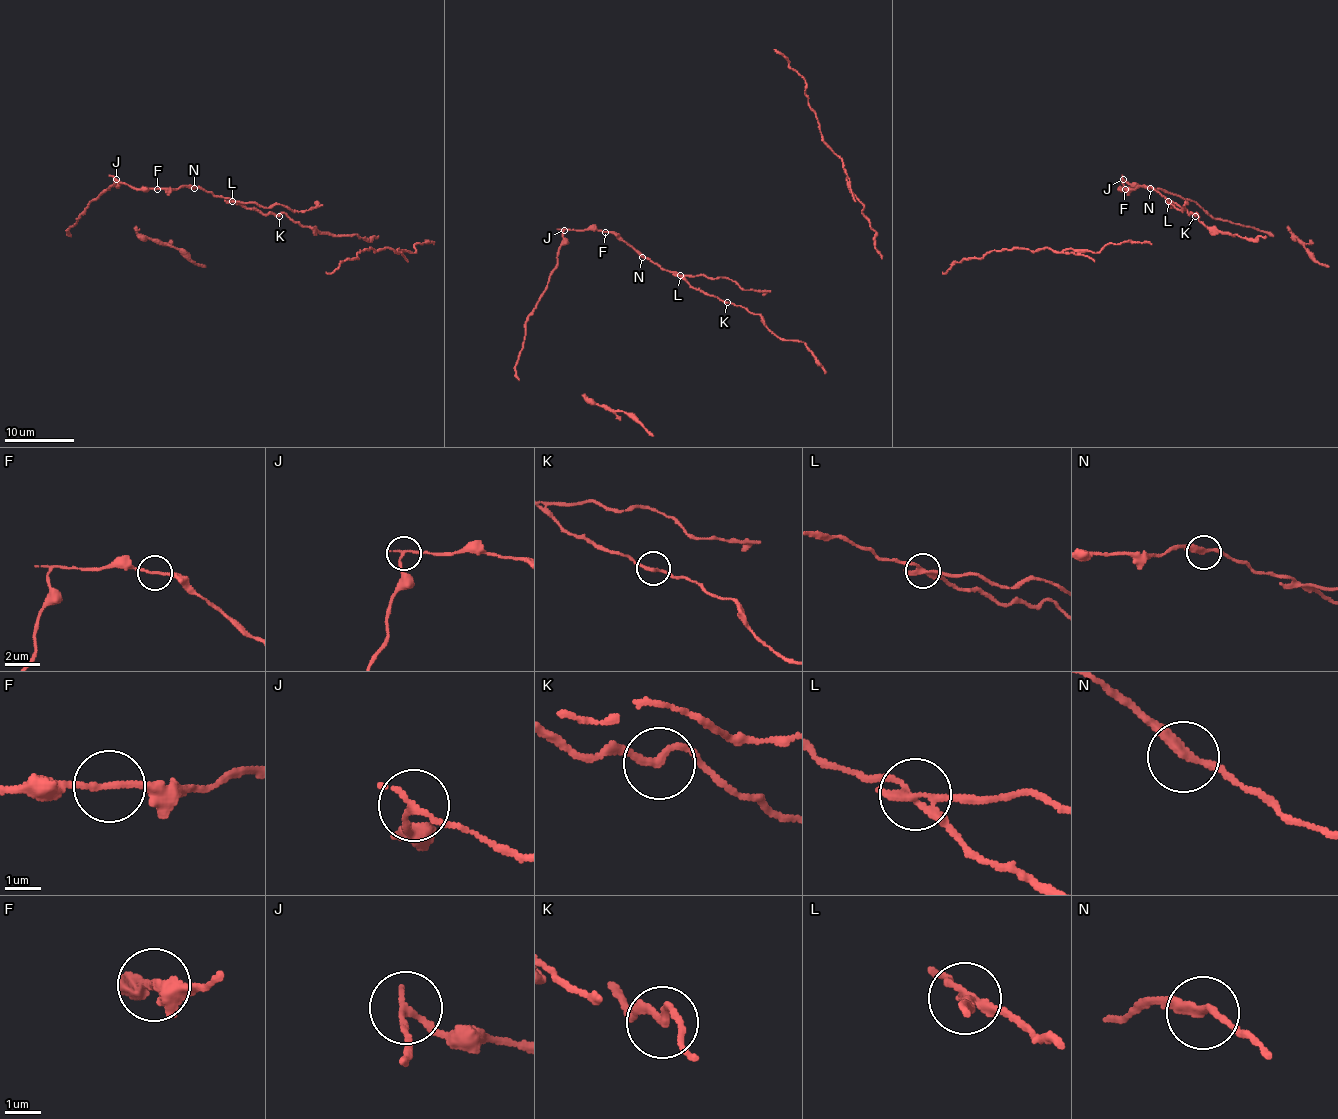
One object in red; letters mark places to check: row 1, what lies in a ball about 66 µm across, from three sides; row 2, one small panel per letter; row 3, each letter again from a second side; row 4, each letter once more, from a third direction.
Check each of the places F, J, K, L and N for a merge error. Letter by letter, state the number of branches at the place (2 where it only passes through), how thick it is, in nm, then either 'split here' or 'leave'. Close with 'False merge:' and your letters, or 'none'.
F: 2 | 160 nm | leave
J: 2 | 170 nm | split here
K: 2 | 190 nm | leave
L: 3 | 200 nm | split here
N: 2 | 240 nm | leave
False merge: J, L

